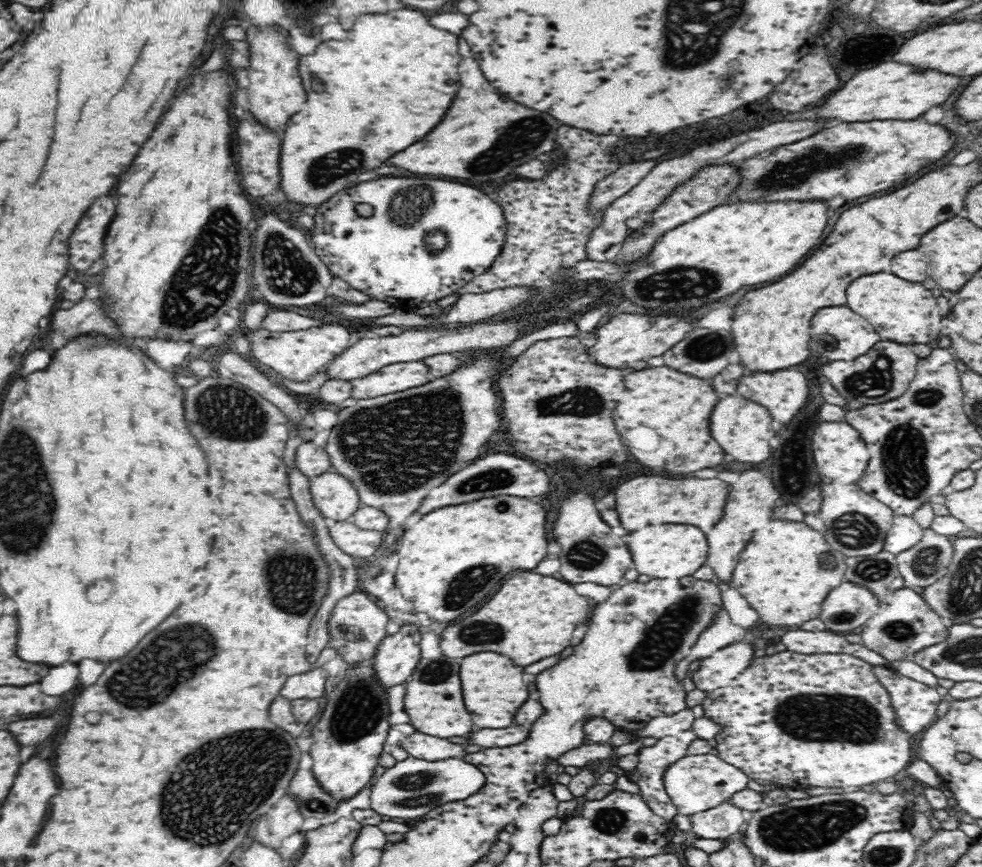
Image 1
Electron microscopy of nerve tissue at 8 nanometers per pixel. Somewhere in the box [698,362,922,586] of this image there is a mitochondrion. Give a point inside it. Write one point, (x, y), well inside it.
(854, 530)

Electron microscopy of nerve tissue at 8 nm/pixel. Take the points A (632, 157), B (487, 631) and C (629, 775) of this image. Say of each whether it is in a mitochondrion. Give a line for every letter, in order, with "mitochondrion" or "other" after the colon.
A: other
B: mitochondrion
C: other

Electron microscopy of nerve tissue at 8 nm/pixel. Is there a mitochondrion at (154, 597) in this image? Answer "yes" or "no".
no

